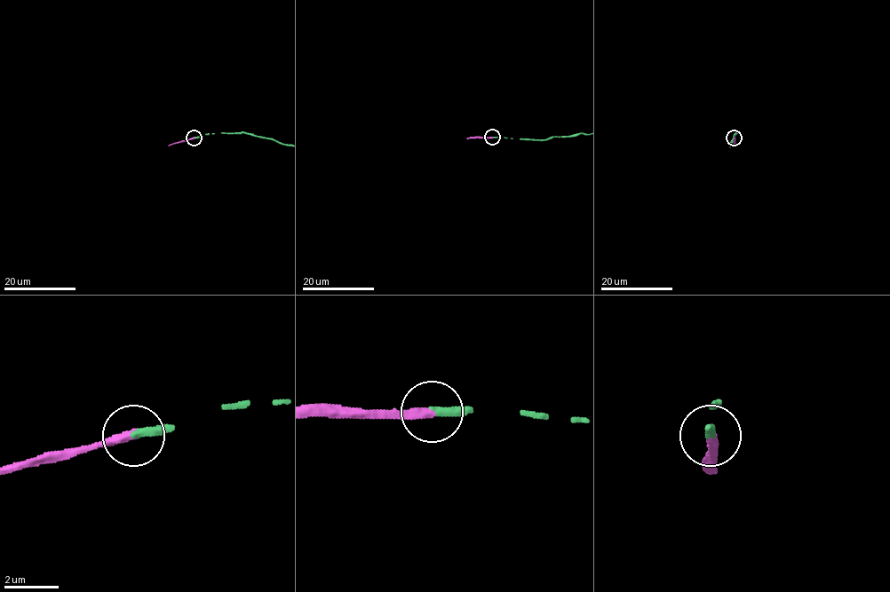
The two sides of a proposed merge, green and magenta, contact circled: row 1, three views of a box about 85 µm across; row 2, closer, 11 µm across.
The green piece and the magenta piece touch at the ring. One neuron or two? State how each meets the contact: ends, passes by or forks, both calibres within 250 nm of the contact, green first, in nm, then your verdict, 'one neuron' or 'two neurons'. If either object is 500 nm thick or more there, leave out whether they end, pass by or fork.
green ends; magenta ends; calibres 320 and 320 nm; one neuron

